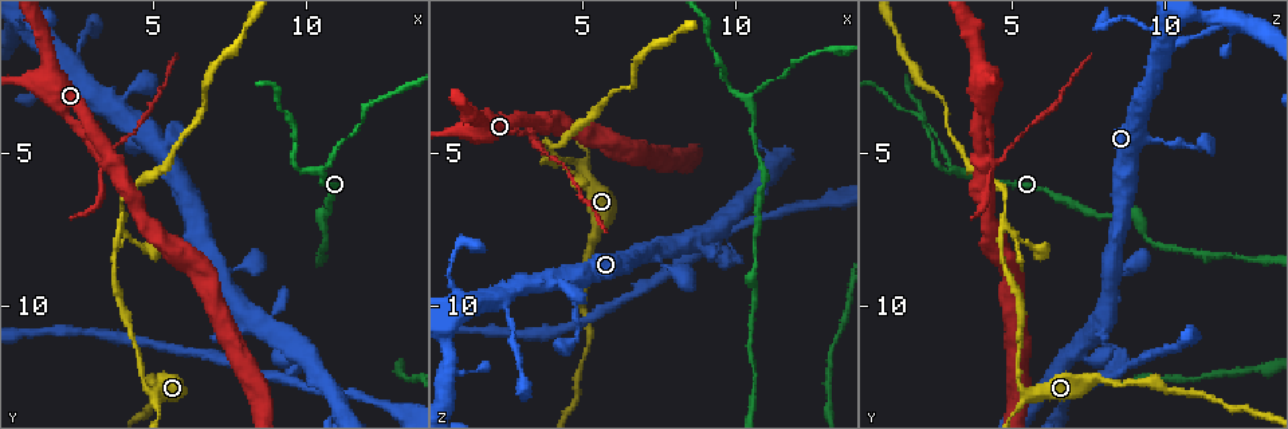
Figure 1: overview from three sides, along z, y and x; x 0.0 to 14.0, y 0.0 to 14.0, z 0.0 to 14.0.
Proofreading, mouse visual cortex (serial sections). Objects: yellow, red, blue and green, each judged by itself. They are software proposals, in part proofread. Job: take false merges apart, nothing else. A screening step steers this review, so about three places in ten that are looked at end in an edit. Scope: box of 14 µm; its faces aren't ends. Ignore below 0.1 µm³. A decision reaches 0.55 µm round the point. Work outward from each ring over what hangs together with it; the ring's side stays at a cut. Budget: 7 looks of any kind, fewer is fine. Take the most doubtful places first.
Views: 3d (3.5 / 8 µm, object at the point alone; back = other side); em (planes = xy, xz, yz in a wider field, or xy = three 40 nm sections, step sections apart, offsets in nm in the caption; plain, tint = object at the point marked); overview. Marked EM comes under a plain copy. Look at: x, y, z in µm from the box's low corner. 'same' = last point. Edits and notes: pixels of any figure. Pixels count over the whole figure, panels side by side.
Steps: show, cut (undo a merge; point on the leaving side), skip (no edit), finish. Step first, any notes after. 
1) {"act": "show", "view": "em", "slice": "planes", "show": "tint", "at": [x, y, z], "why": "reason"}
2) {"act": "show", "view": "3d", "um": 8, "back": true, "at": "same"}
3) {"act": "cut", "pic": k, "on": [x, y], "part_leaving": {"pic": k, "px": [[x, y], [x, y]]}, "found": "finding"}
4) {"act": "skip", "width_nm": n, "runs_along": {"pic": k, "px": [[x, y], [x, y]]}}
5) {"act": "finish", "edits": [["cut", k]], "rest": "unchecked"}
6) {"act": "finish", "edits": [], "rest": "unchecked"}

{"act": "show", "view": "em", "slice": "planes", "show": "tint", "at": [3.6, 5.3, 3.9], "why": "two arms in line, one across"}

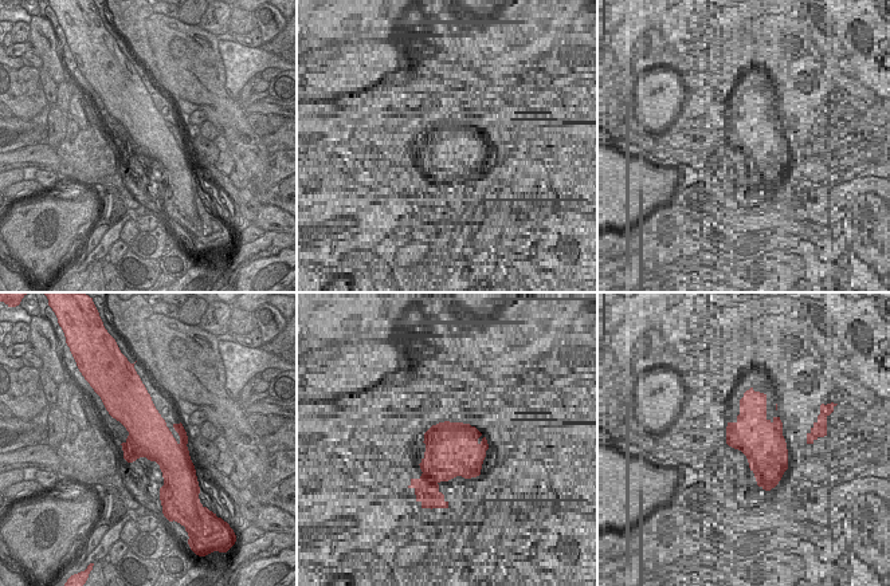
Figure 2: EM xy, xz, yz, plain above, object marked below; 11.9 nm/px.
{"act": "show", "view": "3d", "um": 3.5, "at": "same"}

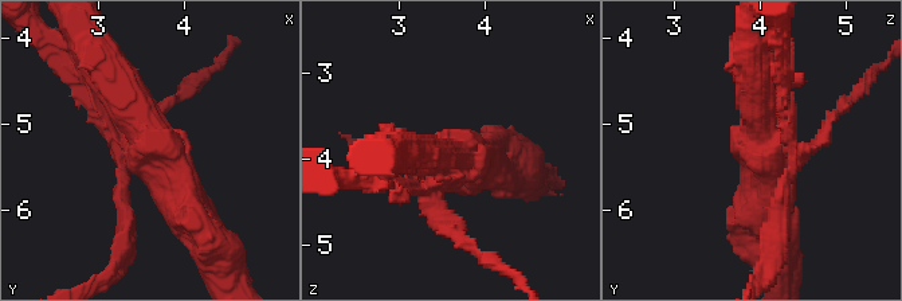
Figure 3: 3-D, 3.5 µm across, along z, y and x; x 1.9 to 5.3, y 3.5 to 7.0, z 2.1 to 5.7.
{"act": "cut", "pic": 3, "on": [461, 226], "found": "two cells meet here"}

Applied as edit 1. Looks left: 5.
{"act": "show", "view": "3d", "um": 3.5, "at": [2.5, 2.0, 9.9], "why": "calibre changes"}

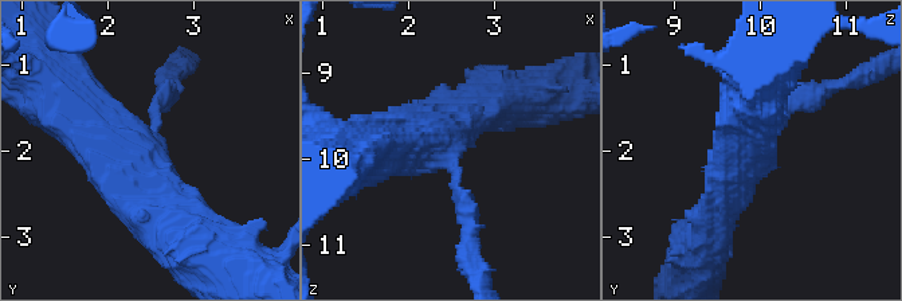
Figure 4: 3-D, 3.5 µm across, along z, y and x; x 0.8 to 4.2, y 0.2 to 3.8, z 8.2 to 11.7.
{"act": "show", "view": "em", "slice": "planes", "show": "tint", "at": [2.40, 1.95, 9.95], "arms": 3, "arm_widths_nm": [150, 600, 700]}

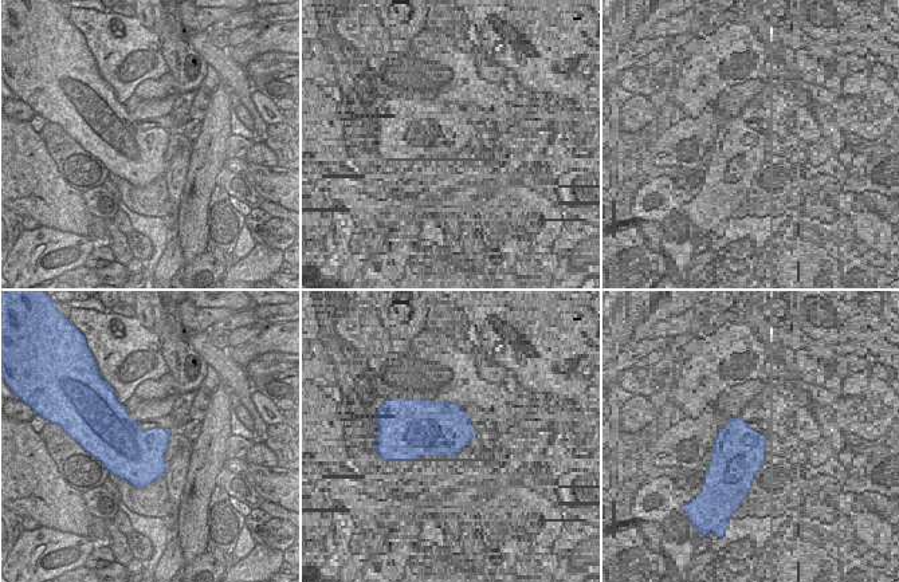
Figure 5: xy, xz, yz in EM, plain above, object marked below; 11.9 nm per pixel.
{"act": "skip", "runs_along": {"pic": 4, "px": [[176, 231], [61, 100]]}, "found": "one cell here"}

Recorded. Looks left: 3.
{"act": "show", "view": "3d", "um": 8, "at": [3.8, 7.6, 4.7], "why": "arms part here"}

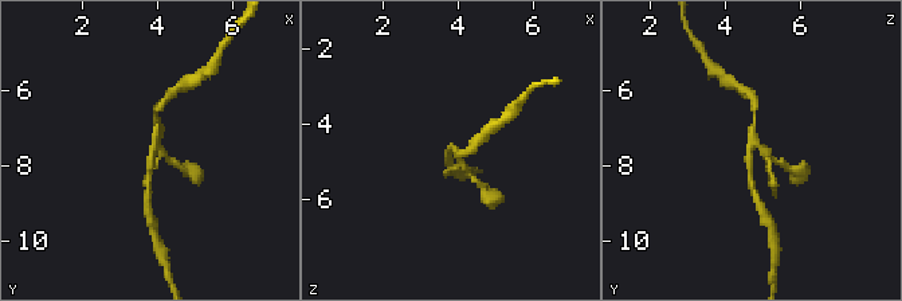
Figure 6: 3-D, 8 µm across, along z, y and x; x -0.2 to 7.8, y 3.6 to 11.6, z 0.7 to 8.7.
{"act": "show", "view": "3d", "um": 3.5, "back": true, "at": [3.8, 7.6, 4.7], "why": "closer look"}

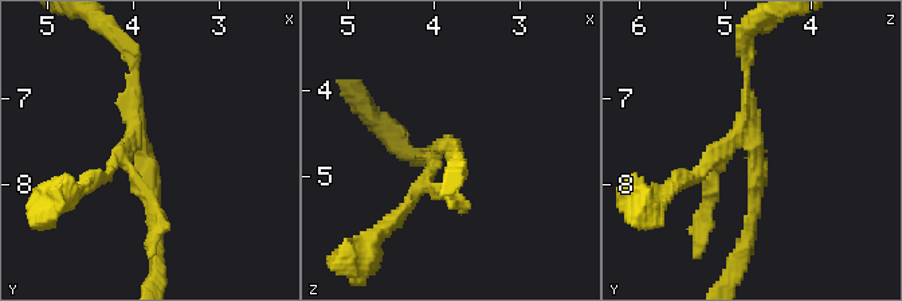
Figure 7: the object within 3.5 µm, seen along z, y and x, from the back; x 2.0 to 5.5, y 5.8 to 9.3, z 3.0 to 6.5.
{"act": "show", "view": "em", "slice": "xy", "step": 3, "show": "tint", "at": [3.90, 7.60, 4.65], "arms": 3, "arm_widths_nm": [150, 150, 150]}

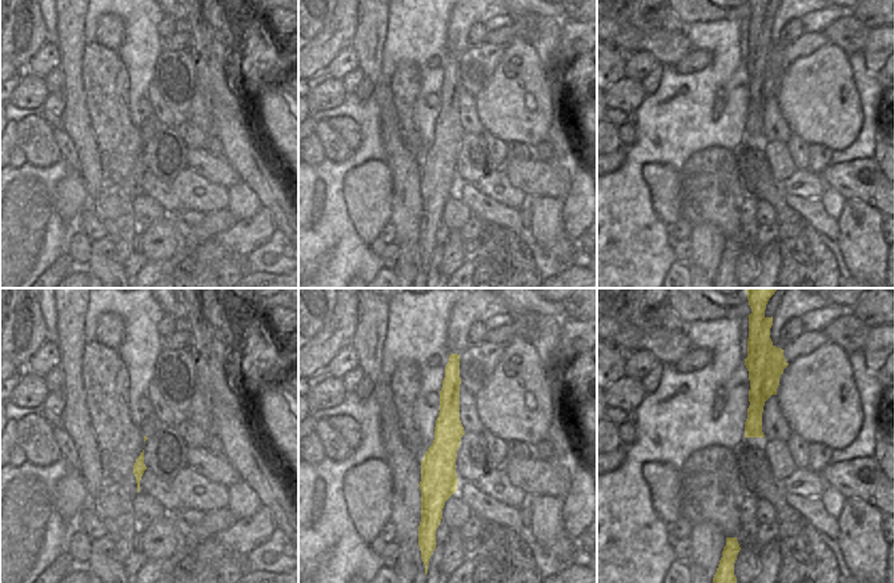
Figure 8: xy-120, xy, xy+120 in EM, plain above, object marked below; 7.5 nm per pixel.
{"act": "cut", "pic": 7, "on": [709, 172], "found": "two cells meet here"}

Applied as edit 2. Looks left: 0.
{"act": "finish", "edits": [["cut", 3], ["cut", 7]], "rest": "unchecked"}

